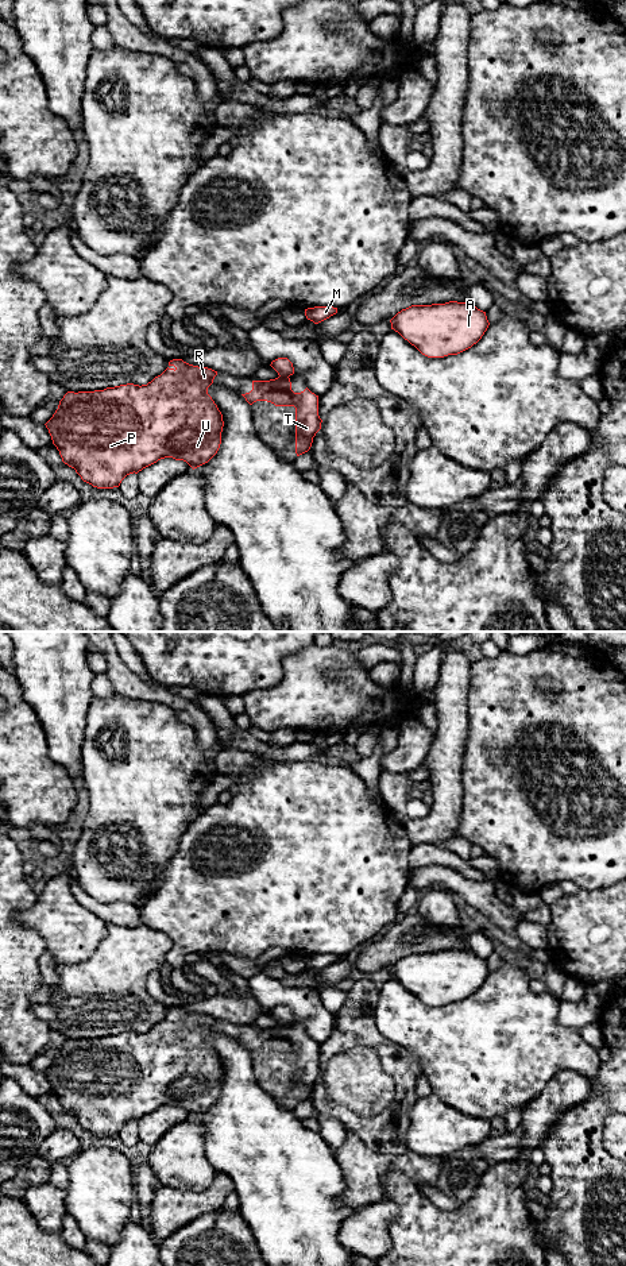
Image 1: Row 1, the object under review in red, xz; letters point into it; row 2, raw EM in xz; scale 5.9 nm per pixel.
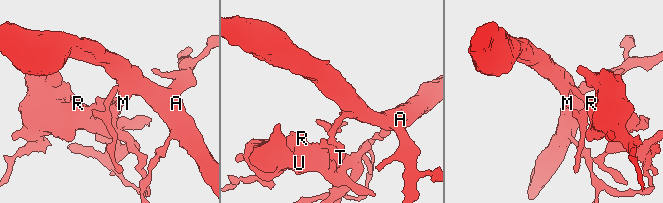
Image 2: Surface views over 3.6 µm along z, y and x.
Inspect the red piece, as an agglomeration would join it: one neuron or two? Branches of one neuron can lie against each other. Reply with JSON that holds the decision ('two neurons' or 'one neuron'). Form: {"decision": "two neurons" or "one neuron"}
{"decision": "two neurons"}

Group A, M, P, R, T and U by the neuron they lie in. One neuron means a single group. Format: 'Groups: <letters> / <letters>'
Groups: A M / P R T U

